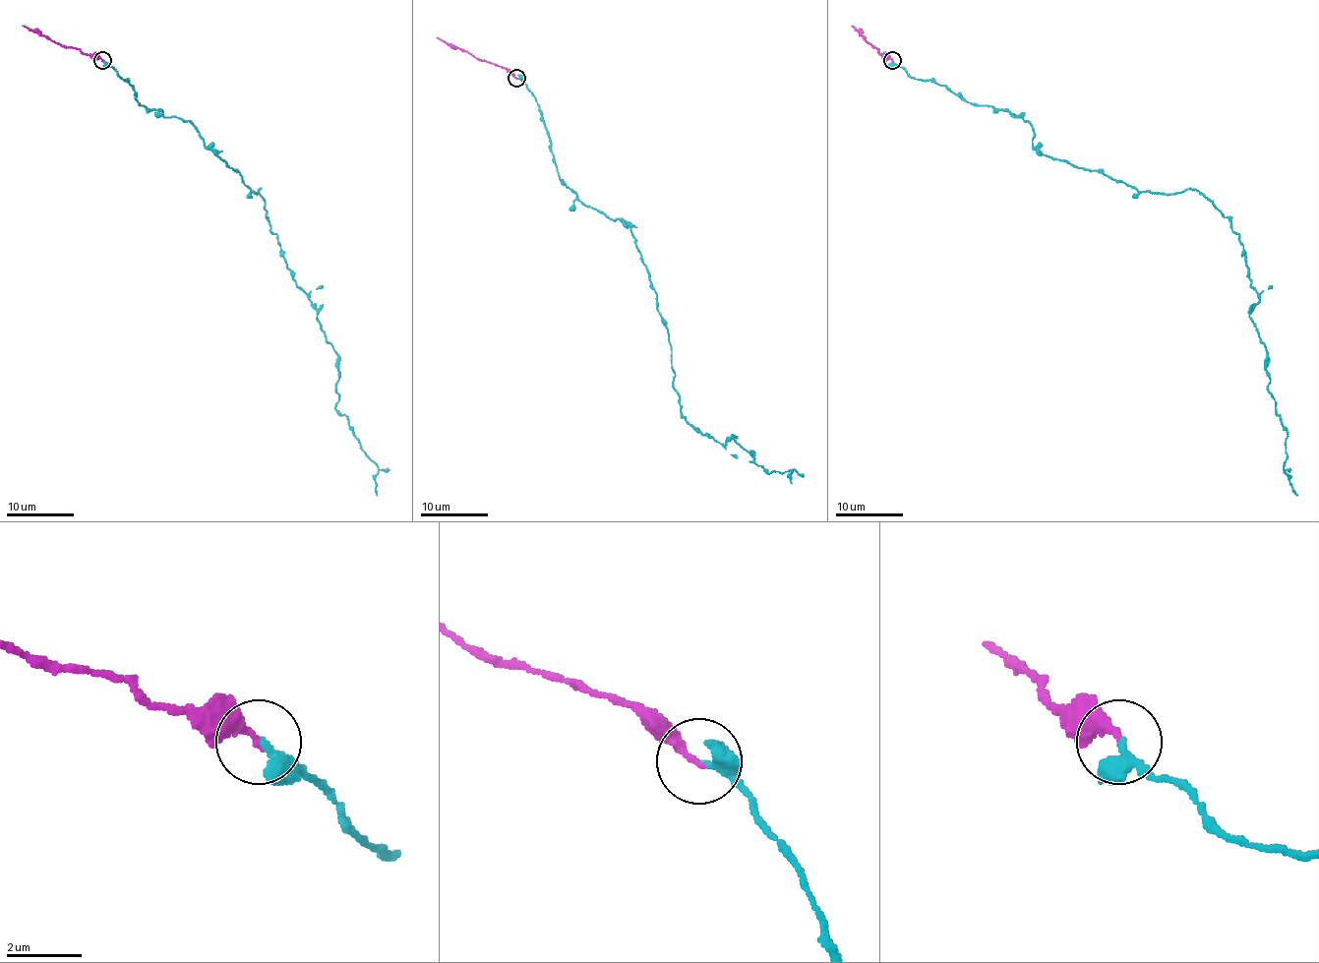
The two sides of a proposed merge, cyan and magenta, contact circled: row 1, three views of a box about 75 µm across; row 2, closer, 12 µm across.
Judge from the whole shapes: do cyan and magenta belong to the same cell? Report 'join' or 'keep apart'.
join

